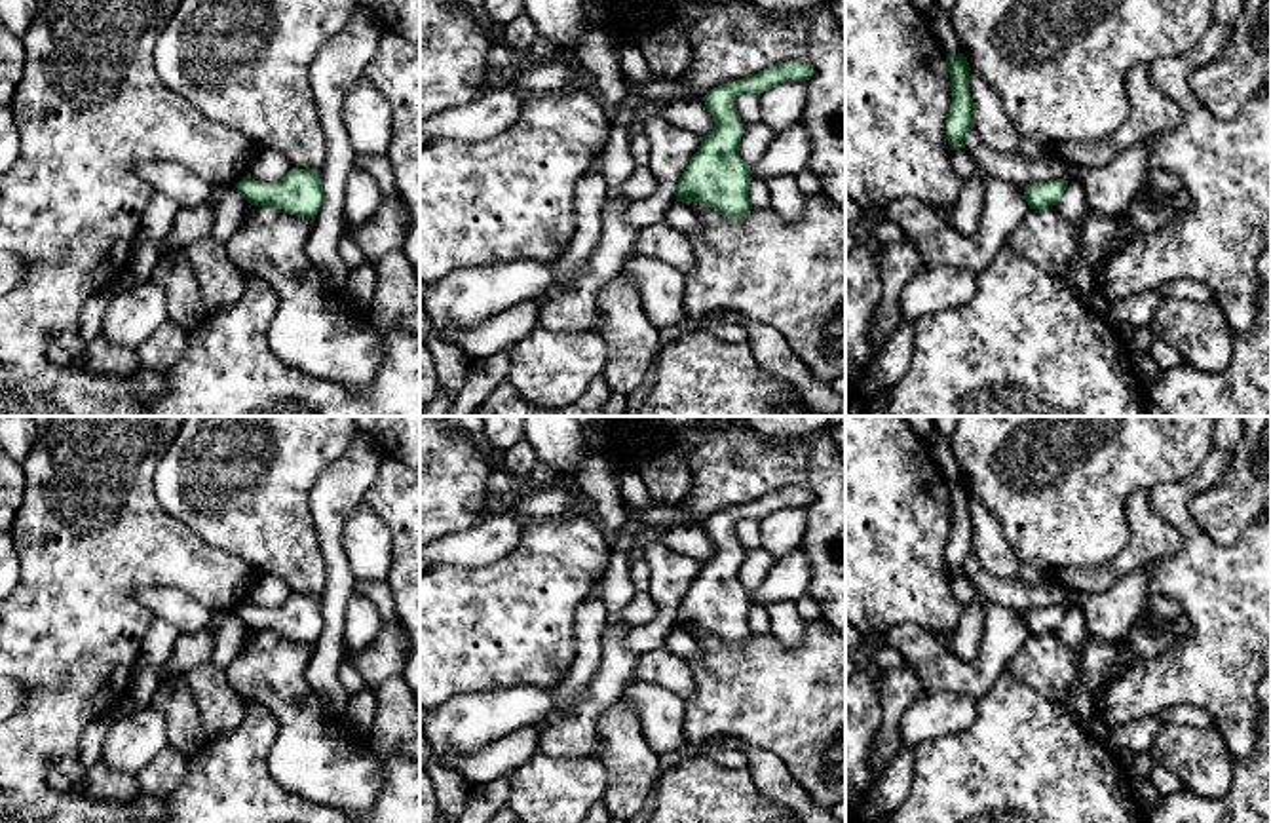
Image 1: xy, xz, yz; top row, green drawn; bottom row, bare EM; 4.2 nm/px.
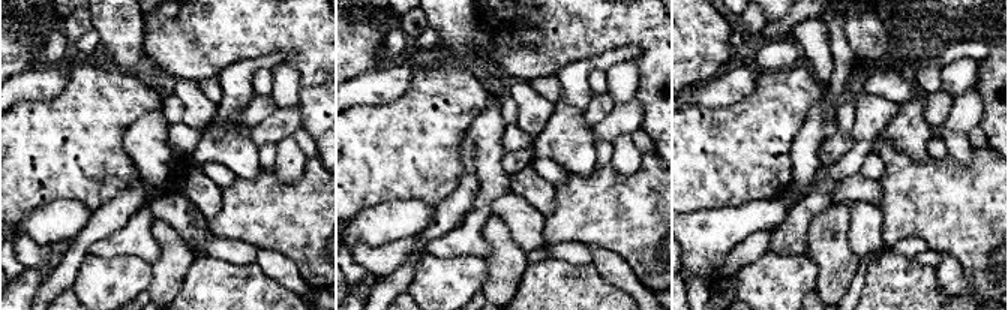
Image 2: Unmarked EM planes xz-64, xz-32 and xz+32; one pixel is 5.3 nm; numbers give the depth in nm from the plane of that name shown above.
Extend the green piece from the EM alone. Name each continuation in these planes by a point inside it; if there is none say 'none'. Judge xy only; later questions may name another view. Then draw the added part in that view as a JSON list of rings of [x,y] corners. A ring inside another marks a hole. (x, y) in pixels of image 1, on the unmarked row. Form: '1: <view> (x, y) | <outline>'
none

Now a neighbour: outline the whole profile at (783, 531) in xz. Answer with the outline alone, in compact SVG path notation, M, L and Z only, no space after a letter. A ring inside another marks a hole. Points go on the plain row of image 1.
M785 507L760 519L762 547L777 559L802 547L806 534L806 509Z

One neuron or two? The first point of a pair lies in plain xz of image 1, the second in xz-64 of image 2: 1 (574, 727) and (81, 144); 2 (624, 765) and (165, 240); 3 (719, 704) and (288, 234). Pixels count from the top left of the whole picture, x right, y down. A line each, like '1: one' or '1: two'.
1: two
2: one
3: one

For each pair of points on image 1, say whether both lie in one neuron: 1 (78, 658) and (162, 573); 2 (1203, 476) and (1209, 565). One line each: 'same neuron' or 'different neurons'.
1: same neuron
2: same neuron

